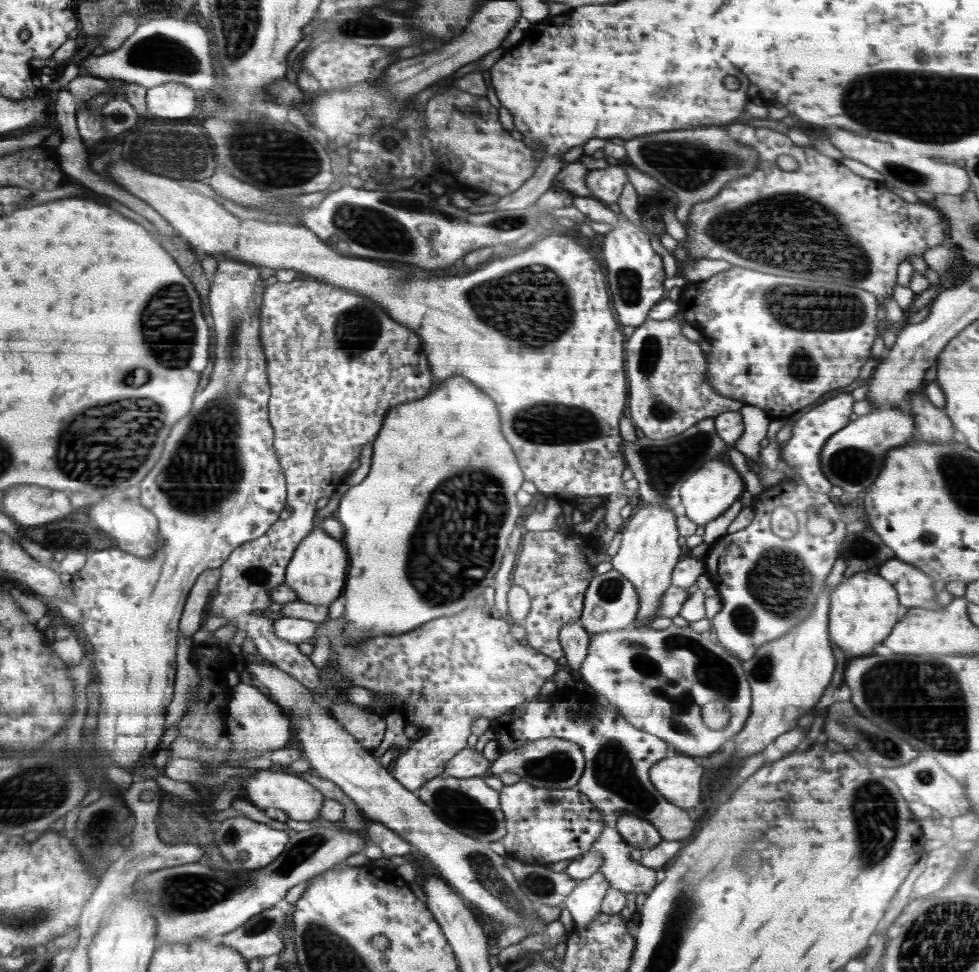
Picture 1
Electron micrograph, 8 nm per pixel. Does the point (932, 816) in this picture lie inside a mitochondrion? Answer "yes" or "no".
no

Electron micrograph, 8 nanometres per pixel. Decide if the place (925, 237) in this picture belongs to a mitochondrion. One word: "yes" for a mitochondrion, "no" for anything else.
no

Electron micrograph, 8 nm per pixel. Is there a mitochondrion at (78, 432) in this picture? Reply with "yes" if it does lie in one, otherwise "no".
yes

